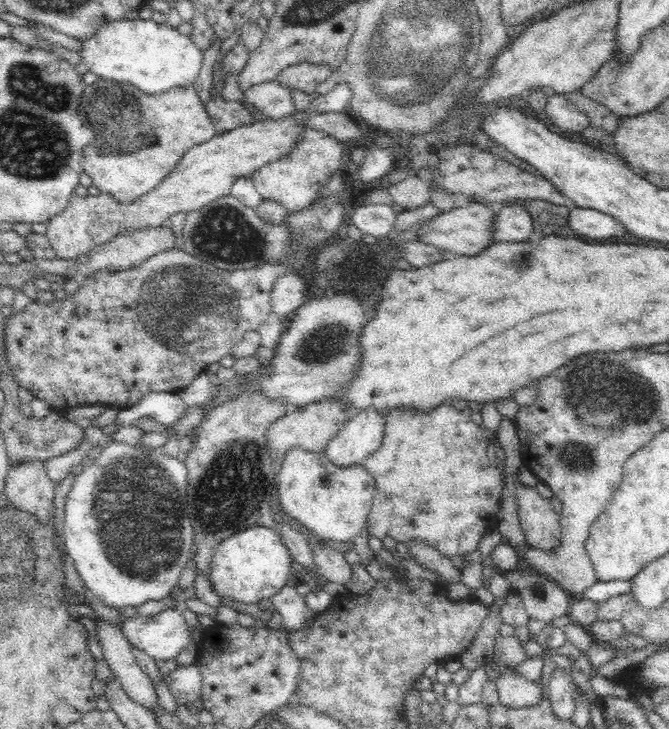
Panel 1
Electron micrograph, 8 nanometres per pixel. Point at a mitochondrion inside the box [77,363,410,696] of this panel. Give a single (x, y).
(135, 513)

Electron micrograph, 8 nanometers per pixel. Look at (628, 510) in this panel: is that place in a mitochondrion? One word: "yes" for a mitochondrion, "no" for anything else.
no

